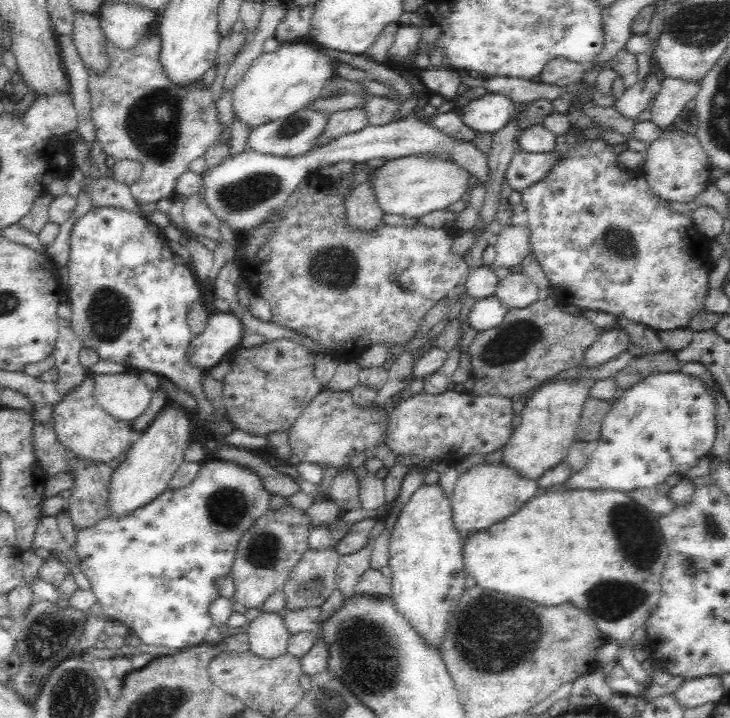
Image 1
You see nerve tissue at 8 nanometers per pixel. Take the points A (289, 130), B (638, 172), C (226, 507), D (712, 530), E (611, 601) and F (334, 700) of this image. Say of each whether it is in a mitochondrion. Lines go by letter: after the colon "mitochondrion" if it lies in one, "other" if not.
A: mitochondrion
B: other
C: mitochondrion
D: mitochondrion
E: mitochondrion
F: mitochondrion

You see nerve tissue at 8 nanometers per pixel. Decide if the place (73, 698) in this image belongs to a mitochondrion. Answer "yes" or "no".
yes

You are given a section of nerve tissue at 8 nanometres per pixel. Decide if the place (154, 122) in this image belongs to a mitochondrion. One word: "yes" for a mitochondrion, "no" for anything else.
yes

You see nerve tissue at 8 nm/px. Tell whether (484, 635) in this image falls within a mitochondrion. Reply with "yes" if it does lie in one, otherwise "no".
yes

